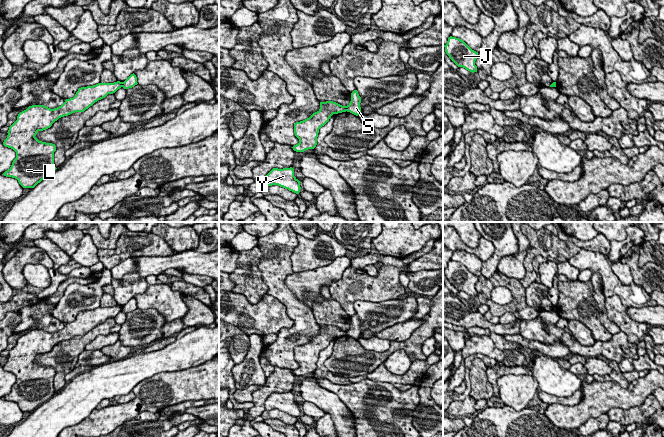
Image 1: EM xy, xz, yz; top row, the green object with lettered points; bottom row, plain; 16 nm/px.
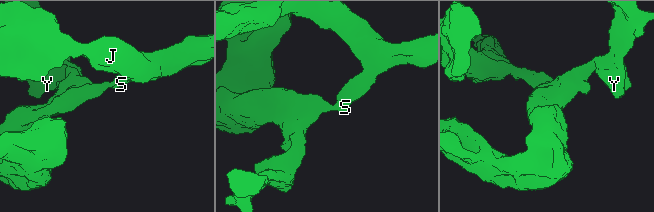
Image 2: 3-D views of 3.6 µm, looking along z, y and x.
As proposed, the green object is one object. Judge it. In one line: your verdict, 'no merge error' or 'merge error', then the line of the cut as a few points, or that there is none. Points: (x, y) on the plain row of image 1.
merge error; cut in xy along (121, 306), (122, 310)

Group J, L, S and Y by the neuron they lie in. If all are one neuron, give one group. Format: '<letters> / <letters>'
J S / L Y

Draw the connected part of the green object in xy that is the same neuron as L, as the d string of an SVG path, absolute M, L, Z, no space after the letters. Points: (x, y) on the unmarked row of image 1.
M120 305L81 311L73 322L66 323L57 332L32 329L20 336L3 366L5 371L16 376L11 391L3 399L17 403L23 412L34 412L57 393L54 388L55 368L39 365L35 361L37 356L50 352L61 341L84 336L121 311Z

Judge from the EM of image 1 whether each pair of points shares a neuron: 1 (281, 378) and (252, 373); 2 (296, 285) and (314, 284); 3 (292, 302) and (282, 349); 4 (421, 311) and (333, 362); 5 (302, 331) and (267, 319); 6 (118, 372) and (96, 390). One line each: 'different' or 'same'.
1: different
2: same
3: same
4: different
5: different
6: same

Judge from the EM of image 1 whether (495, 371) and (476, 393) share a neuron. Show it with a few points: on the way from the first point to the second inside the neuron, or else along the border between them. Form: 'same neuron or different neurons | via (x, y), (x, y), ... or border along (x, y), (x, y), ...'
different neurons | border along (487, 367), (486, 378)

